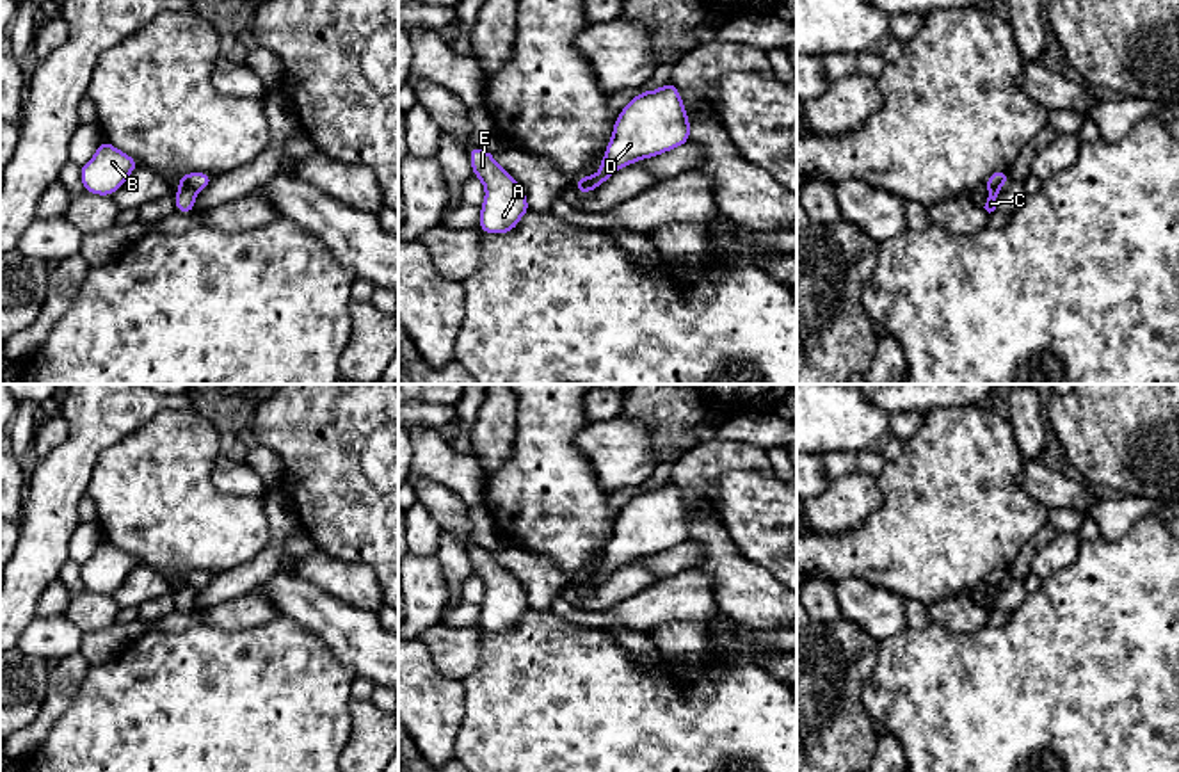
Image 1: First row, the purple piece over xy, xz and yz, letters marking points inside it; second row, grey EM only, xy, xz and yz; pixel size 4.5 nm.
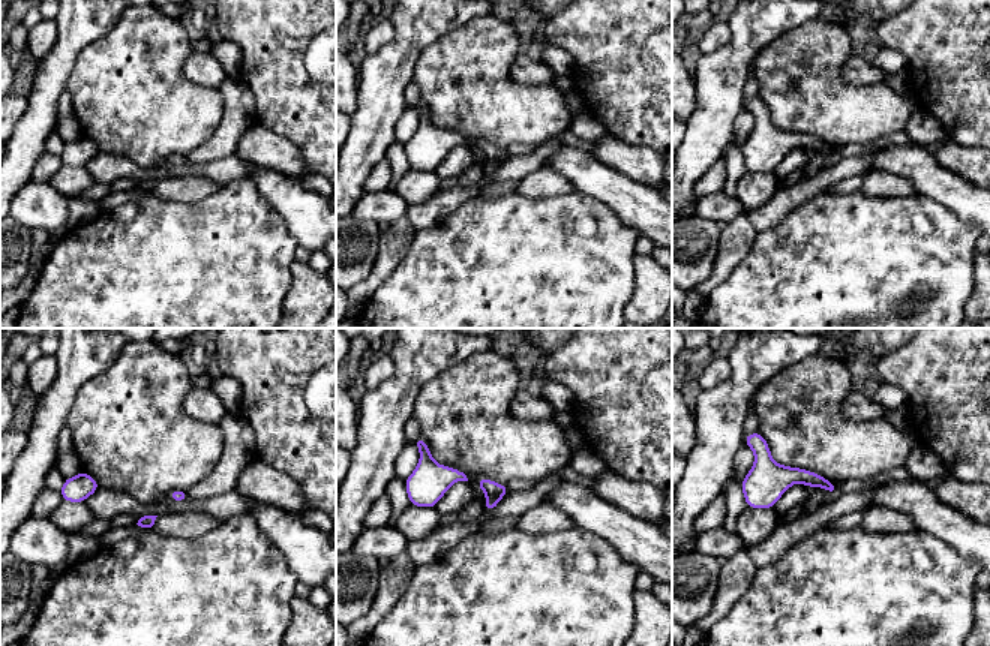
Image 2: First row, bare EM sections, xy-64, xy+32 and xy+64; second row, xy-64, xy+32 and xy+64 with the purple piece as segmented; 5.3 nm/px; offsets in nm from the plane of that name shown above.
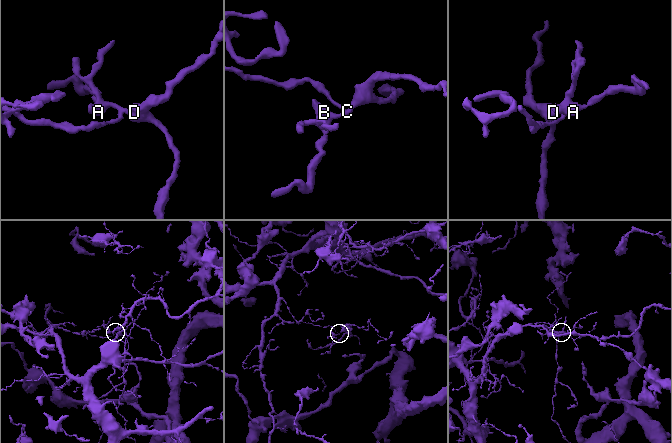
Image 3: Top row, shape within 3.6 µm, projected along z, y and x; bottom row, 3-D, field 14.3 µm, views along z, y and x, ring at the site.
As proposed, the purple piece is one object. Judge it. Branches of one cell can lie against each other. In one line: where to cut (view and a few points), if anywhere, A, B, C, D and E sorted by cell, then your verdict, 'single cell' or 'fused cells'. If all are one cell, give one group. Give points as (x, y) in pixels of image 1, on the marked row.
cut in xy along (178, 184), (191, 185), (196, 191); A B D E / C; fused cells

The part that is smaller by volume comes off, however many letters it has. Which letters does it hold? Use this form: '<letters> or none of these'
A, B, D, E

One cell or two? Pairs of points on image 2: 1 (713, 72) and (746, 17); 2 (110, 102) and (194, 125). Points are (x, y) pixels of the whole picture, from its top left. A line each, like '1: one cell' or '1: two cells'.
1: one cell
2: one cell

